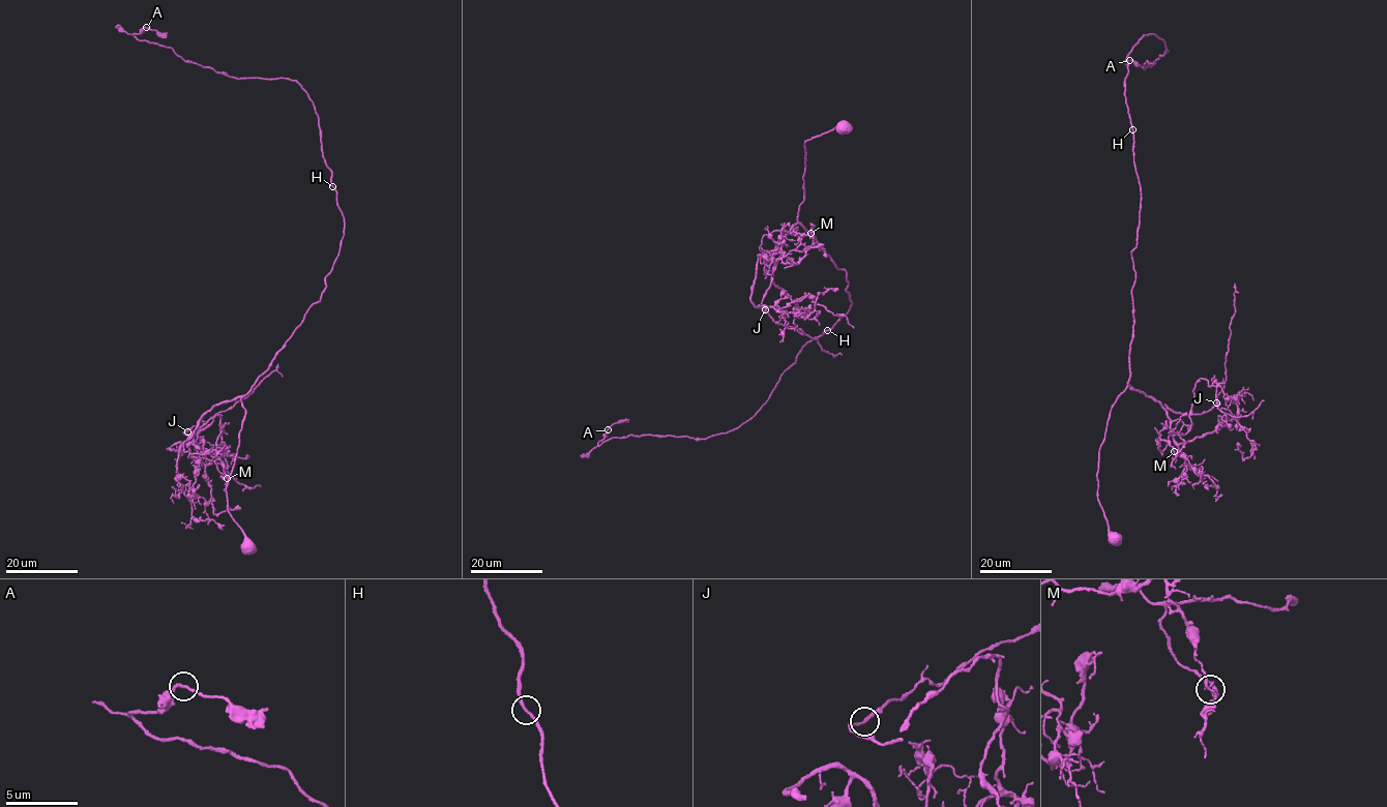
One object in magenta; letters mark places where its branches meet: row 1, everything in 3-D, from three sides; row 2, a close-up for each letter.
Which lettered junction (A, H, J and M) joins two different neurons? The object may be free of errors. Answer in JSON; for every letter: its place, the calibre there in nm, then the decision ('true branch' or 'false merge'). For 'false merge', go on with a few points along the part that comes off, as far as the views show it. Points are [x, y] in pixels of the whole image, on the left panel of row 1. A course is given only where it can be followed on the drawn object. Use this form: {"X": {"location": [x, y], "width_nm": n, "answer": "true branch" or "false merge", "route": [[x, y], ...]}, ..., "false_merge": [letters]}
{"A": {"location": [146, 27], "width_nm": 190, "answer": "true branch"}, "H": {"location": [332, 186], "width_nm": 180, "answer": "true branch"}, "J": {"location": [187, 431], "width_nm": 170, "answer": "true branch"}, "M": {"location": [227, 478], "width_nm": 120, "answer": "false merge", "route": [[227, 479], [218, 471], [215, 457], [195, 448], [197, 436], [184, 431], [229, 410], [273, 371], [282, 377]]}, "false_merge": ["M"]}

